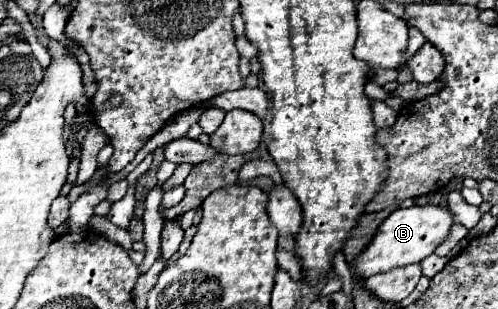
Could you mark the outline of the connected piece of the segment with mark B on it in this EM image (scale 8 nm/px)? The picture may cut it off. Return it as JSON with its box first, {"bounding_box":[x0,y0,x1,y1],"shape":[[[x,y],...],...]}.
{"bounding_box":[351,205,453,279],"shape":[[[415,205],[407,209],[397,209],[379,225],[371,243],[353,259],[351,265],[355,267],[355,273],[361,279],[367,279],[371,275],[385,273],[409,263],[419,263],[437,249],[437,245],[447,237],[451,225],[453,225],[453,215],[449,213],[447,207]]]}

